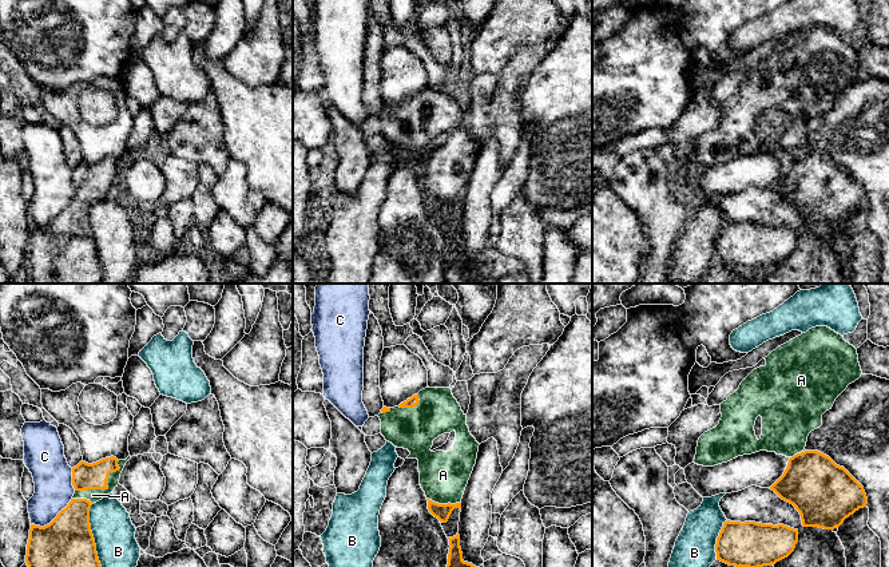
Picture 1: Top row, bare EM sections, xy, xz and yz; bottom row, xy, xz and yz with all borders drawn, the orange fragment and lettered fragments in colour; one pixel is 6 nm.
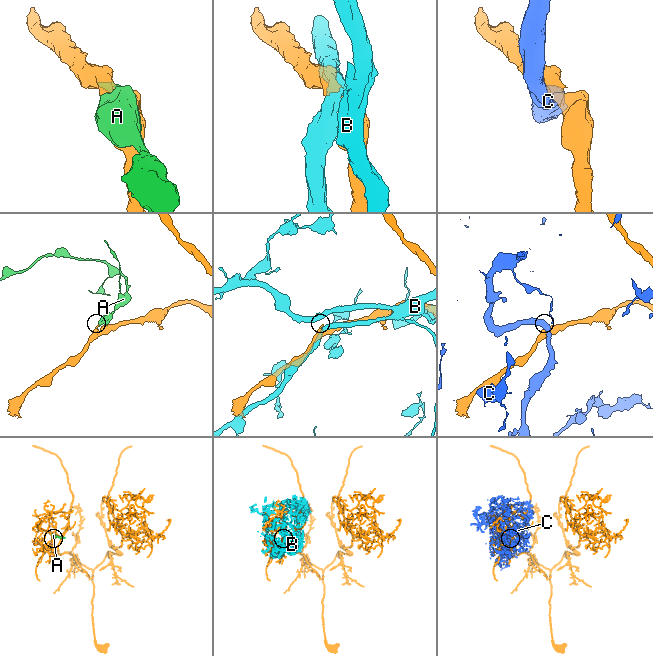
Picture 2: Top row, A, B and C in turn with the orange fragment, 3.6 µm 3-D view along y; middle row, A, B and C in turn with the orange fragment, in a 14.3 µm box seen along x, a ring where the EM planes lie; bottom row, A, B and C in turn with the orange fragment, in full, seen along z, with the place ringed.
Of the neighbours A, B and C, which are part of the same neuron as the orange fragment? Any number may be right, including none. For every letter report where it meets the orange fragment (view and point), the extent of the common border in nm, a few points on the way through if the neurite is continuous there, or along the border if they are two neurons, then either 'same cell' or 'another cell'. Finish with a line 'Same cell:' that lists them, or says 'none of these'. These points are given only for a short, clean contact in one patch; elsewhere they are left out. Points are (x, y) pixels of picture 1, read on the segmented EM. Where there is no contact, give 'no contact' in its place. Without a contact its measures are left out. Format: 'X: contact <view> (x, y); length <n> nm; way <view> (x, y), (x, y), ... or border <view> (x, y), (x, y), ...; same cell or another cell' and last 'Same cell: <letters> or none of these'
A: contact xy (106, 488); length 320 nm; same cell
B: contact xy (92, 535); length 380 nm; another cell
C: contact xy (54, 519); length 300 nm; another cell
Same cell: A

